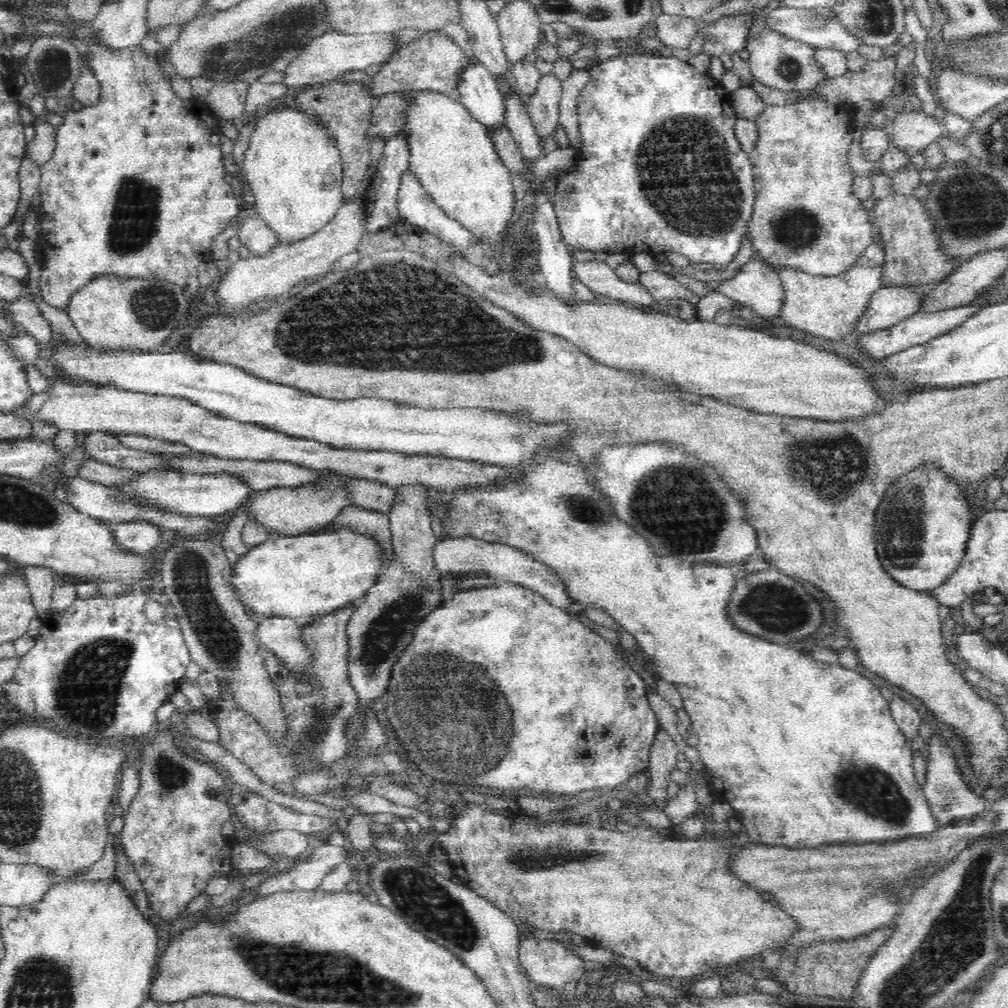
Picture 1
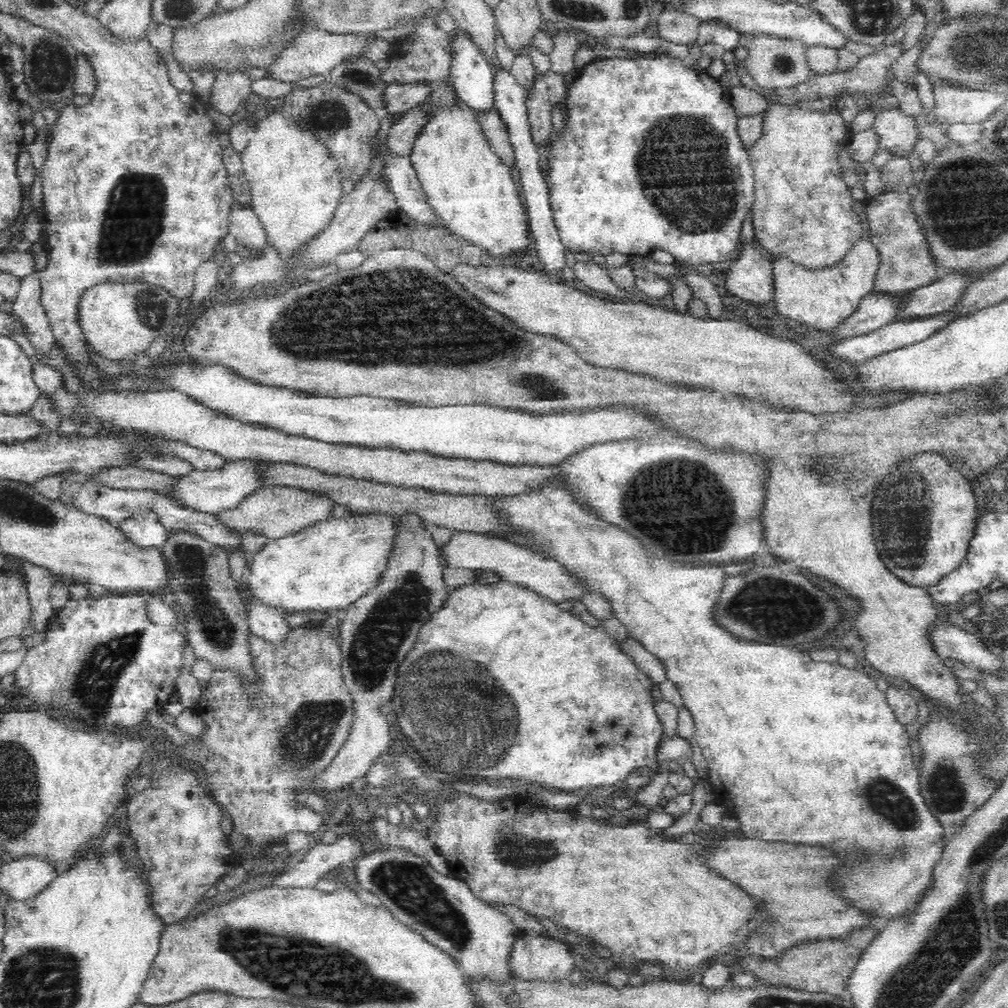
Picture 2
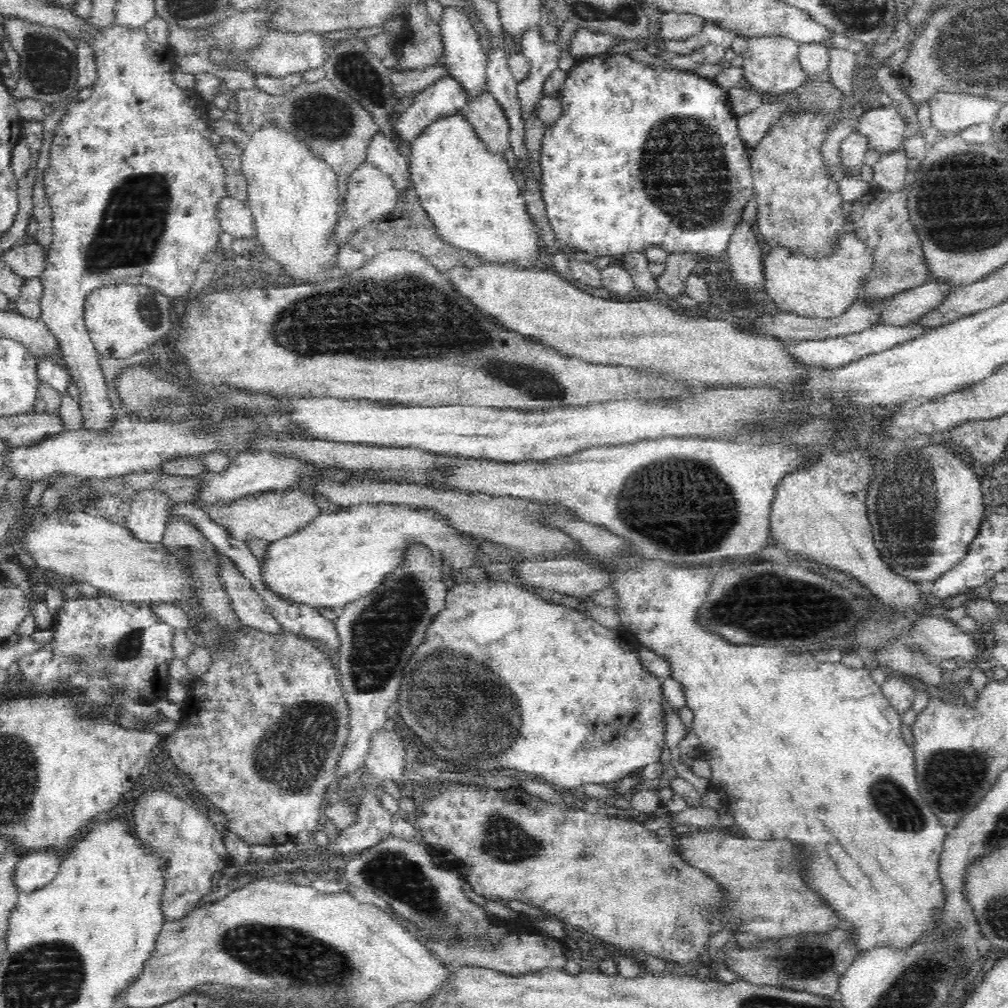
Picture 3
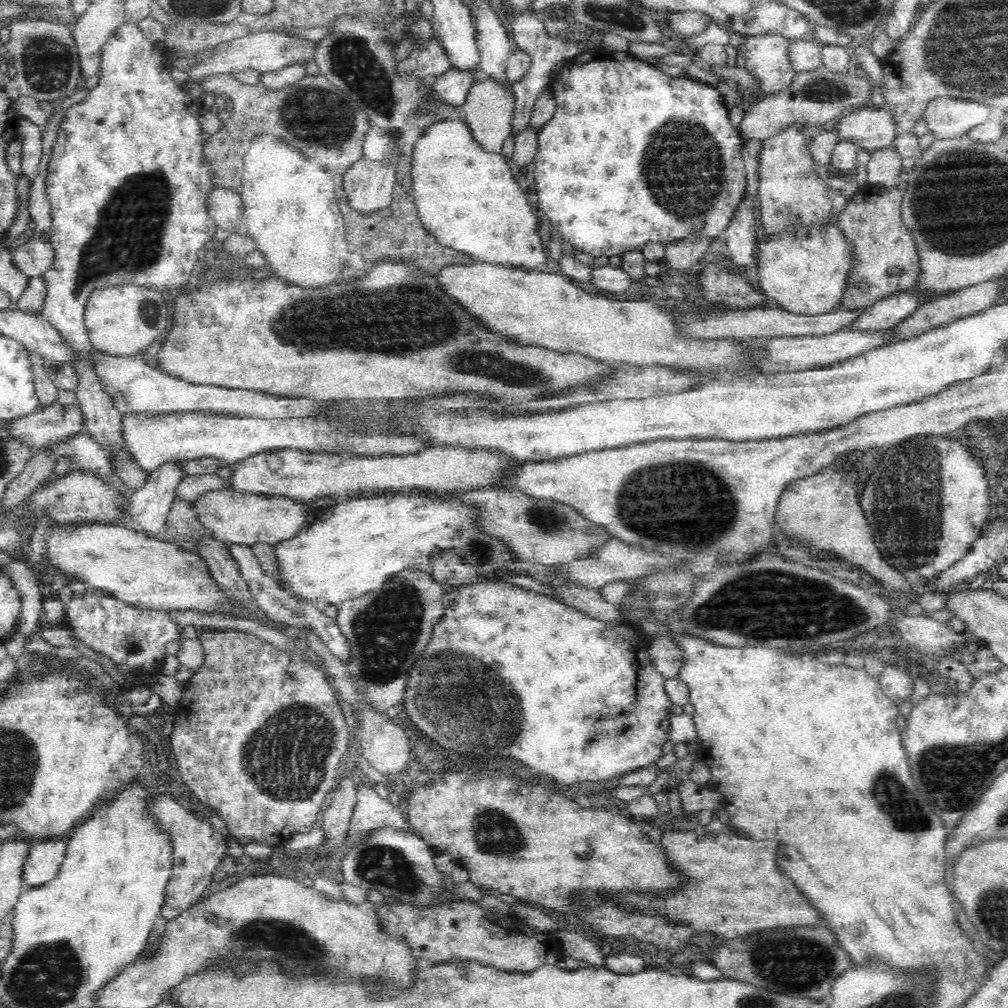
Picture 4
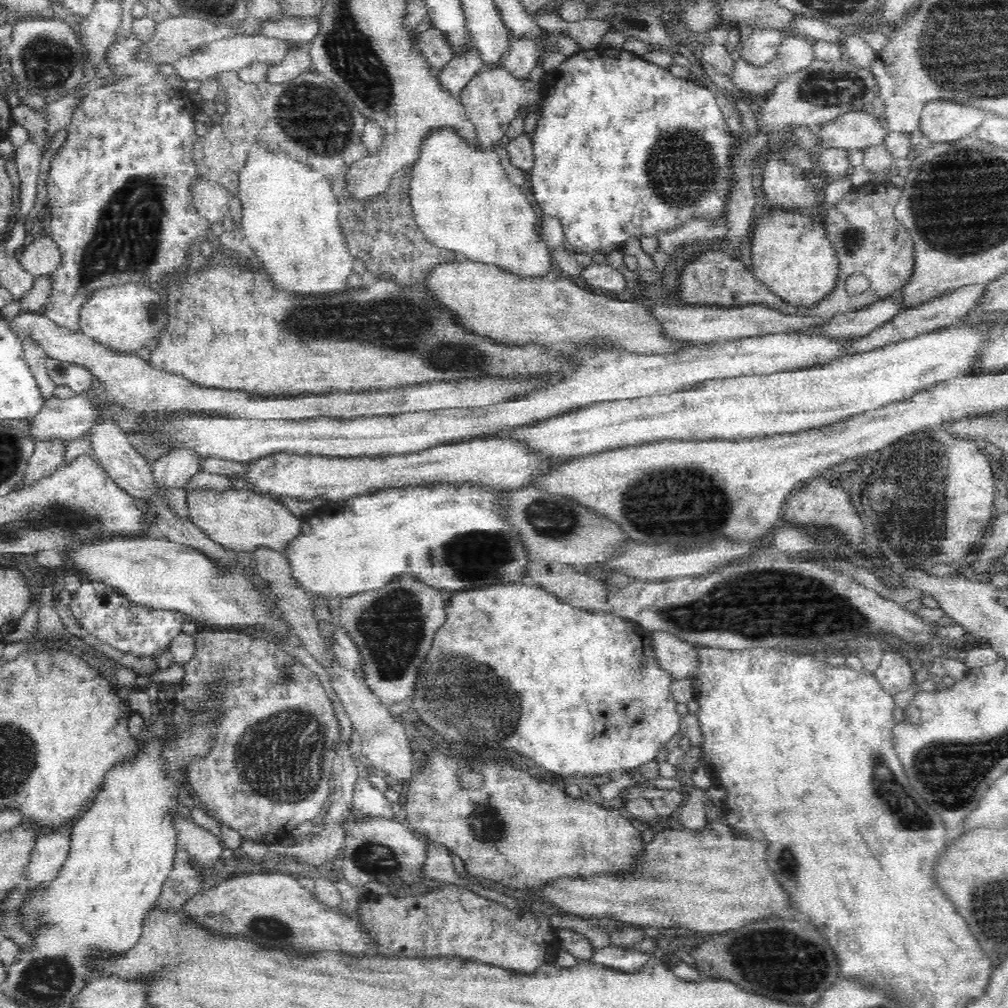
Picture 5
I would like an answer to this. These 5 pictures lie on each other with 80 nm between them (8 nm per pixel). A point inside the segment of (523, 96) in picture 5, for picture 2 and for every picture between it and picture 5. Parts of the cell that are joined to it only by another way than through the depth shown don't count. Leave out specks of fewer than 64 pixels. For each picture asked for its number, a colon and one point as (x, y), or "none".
2: (495, 131)
3: (488, 119)
4: (489, 106)

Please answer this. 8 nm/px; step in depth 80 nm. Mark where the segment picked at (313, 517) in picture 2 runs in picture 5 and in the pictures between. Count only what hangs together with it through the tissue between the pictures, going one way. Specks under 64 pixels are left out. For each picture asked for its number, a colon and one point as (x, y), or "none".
3: (271, 516)
4: (232, 517)
5: (241, 521)

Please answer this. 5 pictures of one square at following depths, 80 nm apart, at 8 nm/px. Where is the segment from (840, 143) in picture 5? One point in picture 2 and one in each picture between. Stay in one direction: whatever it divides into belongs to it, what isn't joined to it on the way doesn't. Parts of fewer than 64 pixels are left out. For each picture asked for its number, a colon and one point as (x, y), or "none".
2: (896, 132)
3: (884, 128)
4: (869, 128)

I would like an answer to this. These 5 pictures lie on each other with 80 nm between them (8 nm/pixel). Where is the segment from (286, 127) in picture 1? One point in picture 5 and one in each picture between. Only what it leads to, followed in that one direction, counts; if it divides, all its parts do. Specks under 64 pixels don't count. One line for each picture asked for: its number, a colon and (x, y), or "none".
2: (295, 187)
3: (293, 198)
4: (290, 206)
5: (289, 217)

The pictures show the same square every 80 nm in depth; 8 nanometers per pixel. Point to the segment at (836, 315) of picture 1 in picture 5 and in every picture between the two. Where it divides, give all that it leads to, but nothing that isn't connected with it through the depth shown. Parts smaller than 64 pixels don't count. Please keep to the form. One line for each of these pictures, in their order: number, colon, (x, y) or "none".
2: (822, 297)
3: (823, 285)
4: (803, 270)
5: (790, 254)

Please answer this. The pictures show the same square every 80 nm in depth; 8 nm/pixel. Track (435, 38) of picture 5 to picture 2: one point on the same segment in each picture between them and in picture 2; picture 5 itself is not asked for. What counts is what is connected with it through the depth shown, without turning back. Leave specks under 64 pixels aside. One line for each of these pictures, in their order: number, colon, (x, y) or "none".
2: (400, 97)
3: (406, 81)
4: (431, 58)

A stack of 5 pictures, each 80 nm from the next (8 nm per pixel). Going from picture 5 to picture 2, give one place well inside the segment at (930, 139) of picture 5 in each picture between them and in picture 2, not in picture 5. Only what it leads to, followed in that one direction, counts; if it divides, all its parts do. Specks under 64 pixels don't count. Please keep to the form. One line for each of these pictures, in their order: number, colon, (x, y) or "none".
2: (953, 105)
3: (950, 113)
4: (947, 118)

